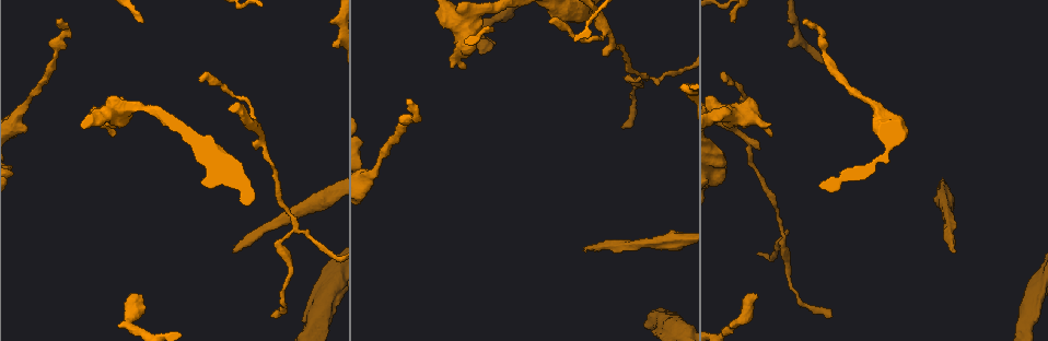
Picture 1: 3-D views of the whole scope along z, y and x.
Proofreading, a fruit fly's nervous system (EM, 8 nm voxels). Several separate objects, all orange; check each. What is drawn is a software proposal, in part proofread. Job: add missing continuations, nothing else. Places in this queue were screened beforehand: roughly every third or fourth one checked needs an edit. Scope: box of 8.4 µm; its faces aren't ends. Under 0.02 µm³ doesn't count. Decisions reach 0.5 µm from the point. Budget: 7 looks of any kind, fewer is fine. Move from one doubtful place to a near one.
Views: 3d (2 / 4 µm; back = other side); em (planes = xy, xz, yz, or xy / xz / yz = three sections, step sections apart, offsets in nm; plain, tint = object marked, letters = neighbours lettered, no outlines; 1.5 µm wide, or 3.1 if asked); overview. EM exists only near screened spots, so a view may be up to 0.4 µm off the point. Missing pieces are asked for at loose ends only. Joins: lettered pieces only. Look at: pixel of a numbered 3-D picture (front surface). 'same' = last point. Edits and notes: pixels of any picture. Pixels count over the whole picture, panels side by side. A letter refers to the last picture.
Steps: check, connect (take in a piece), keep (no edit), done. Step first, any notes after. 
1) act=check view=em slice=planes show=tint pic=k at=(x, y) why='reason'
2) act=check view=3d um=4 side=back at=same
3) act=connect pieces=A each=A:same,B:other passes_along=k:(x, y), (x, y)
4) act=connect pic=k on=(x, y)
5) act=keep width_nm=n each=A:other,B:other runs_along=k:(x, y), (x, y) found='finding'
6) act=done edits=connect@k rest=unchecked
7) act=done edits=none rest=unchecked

act=check view=em slice=xy step=8 show=tint pic=1 at=(828, 317) why='branch stops here'

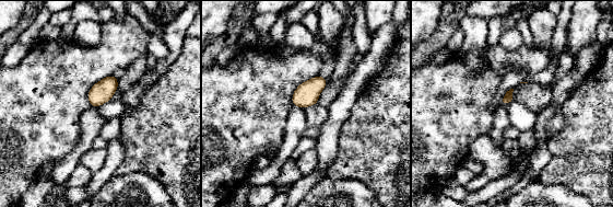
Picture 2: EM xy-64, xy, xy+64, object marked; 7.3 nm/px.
act=check view=em slice=xy step=8 show=letters at=same

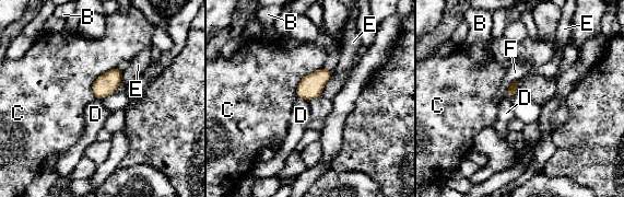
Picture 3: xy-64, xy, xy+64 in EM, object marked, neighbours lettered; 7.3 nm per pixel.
act=keep each=B:other,C:other,D:other,E:other,F:other border=3:(298, 97), (307, 102) found='no lettered piece goes on from it'

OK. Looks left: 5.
act=check view=em slice=planes show=tint pic=1 at=(772, 136) why='branch stops here'

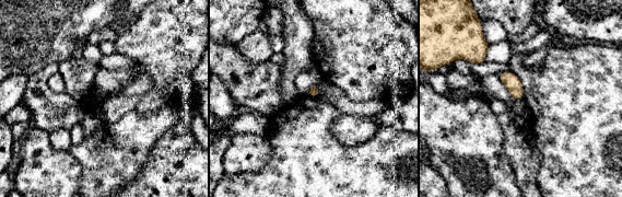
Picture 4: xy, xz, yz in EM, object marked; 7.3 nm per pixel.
act=check view=em slice=planes show=letters at=same

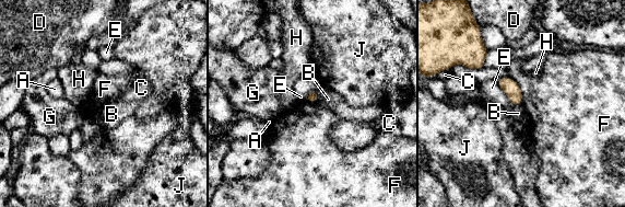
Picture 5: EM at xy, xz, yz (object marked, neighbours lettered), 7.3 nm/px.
act=keep each=A:other,B:other,C:other,D:other,E:other,F:other,G:other,H:other,J:other found='none of them fits'

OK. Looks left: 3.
act=check view=em slice=planes show=letters pic=1 at=(952, 252) why='an open end'

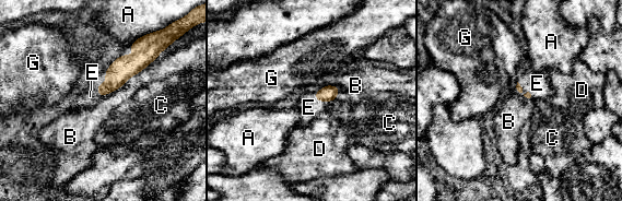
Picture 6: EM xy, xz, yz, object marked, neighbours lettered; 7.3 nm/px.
act=connect pieces=E each=A:other,B:other,C:other,D:other,E:same,G:other passes_along=6:(125, 67), (101, 83), (90, 96) found='it goes on there'

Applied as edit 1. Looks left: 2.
act=done edits=connect@6 rest=unchecked

